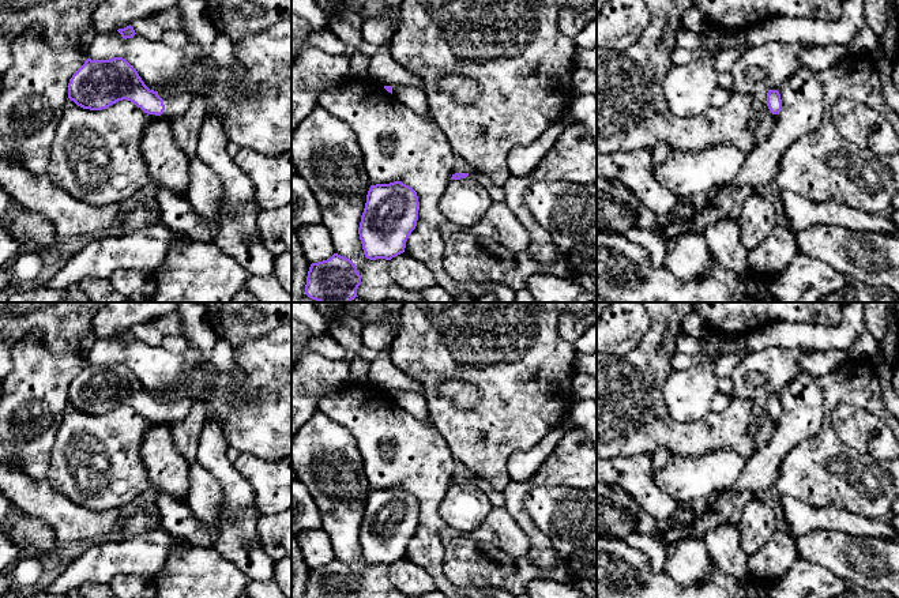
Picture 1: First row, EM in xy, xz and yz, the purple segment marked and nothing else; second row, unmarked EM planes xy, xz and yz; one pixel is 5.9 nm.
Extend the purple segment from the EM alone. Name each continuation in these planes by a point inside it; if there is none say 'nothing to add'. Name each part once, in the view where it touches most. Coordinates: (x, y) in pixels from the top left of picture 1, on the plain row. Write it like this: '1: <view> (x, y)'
1: xy (173, 413)

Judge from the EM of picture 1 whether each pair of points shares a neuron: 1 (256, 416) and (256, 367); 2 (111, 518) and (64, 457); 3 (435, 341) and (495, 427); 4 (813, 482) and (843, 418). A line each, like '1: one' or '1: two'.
1: one
2: two
3: one
4: two

